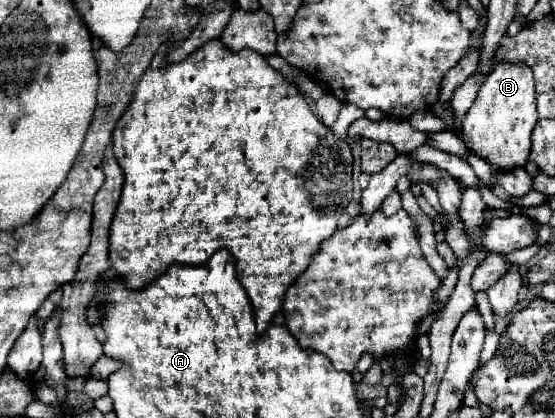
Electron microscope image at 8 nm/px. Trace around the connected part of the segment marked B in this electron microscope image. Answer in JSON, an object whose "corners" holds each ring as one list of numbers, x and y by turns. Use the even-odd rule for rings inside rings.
{"corners":[[498,61,488,79,478,89,476,101,462,119,464,143,474,153,484,157,494,169,506,171,512,167,524,167,530,153,530,135,536,125,536,93,534,77,524,63]]}

